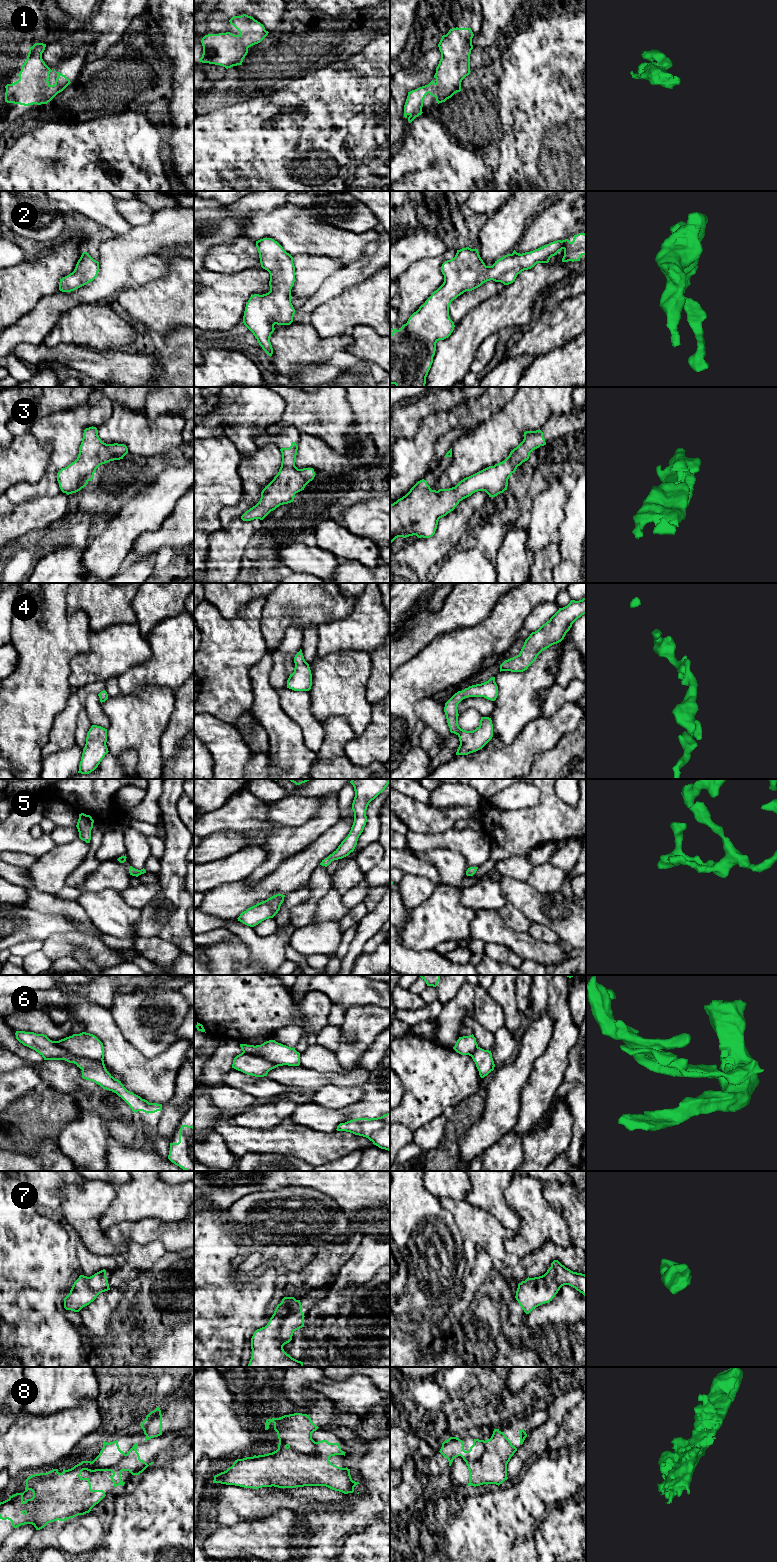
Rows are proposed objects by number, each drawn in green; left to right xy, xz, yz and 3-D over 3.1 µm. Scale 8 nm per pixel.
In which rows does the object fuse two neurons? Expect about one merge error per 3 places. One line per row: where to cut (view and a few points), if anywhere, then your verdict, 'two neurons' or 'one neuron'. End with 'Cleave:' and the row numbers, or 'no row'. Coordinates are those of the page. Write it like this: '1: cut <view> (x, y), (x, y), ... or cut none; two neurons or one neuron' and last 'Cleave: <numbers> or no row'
1: cut none; one neuron
2: cut none; one neuron
3: cut none; one neuron
4: cut none; one neuron
5: cut none; one neuron
6: cut xy (53, 1041), (76, 1055), (102, 1060); two neurons
7: cut none; one neuron
8: cut xy (126, 1454), (113, 1465), (92, 1467); two neurons
Cleave: 6, 8

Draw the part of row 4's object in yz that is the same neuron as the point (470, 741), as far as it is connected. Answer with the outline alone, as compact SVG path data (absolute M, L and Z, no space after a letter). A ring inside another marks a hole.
M495 677L488 681L469 686L455 693L446 703L444 712L450 732L459 737L460 745L456 755L468 755L482 749L493 737L493 724L489 717L481 717L480 725L473 731L466 731L458 725L458 704L468 697L484 697L495 701L498 696L498 686Z

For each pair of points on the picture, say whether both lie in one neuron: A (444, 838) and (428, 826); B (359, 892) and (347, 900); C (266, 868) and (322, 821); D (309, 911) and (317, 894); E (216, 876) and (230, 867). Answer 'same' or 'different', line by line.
A: different
B: same
C: same
D: same
E: same

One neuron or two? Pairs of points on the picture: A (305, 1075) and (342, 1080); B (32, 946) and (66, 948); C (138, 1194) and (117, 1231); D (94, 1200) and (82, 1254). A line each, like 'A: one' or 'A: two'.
A: one
B: two
C: two
D: two

